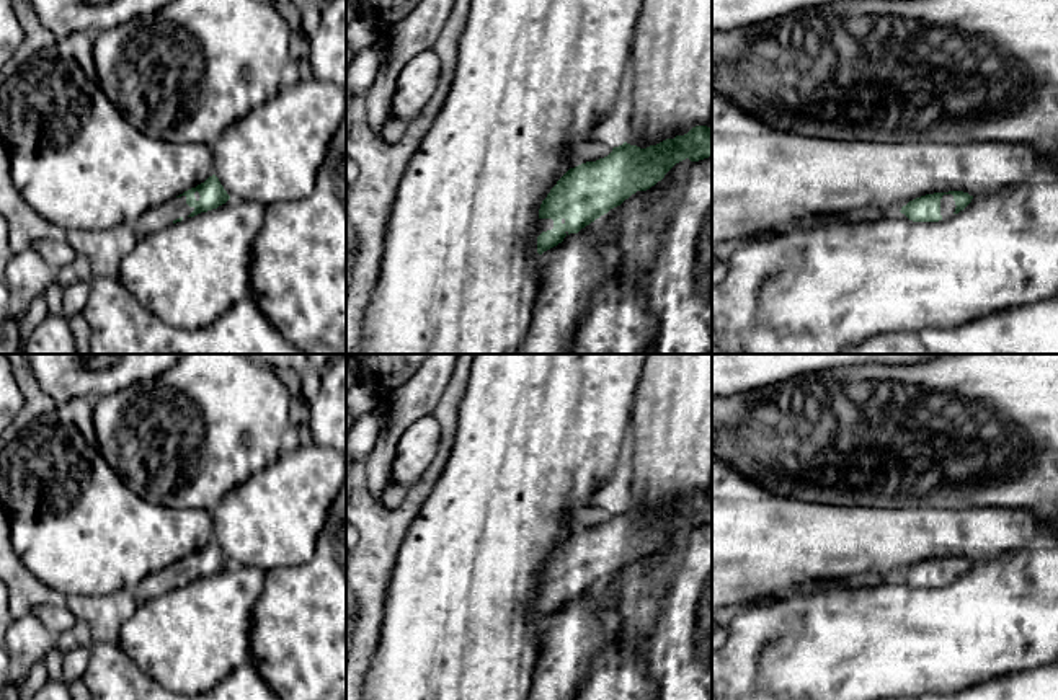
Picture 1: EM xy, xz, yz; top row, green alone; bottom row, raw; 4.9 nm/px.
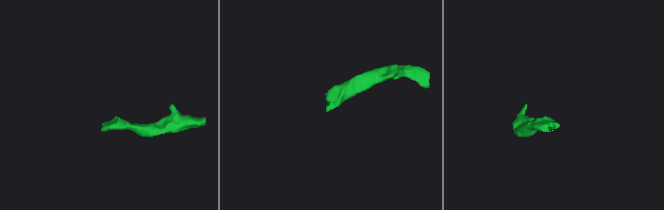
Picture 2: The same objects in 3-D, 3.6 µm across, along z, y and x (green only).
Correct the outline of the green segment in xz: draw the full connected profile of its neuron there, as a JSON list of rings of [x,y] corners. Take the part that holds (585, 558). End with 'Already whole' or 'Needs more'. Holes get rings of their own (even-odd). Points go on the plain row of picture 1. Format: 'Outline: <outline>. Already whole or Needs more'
Outline: [[[696,491],[684,501],[647,514],[624,507],[604,524],[570,534],[540,569],[531,614],[542,620],[637,556],[655,552],[676,529],[709,522],[712,522],[712,494]]]. Needs more

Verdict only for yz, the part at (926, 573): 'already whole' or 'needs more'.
needs more

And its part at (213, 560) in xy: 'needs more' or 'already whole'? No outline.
needs more

